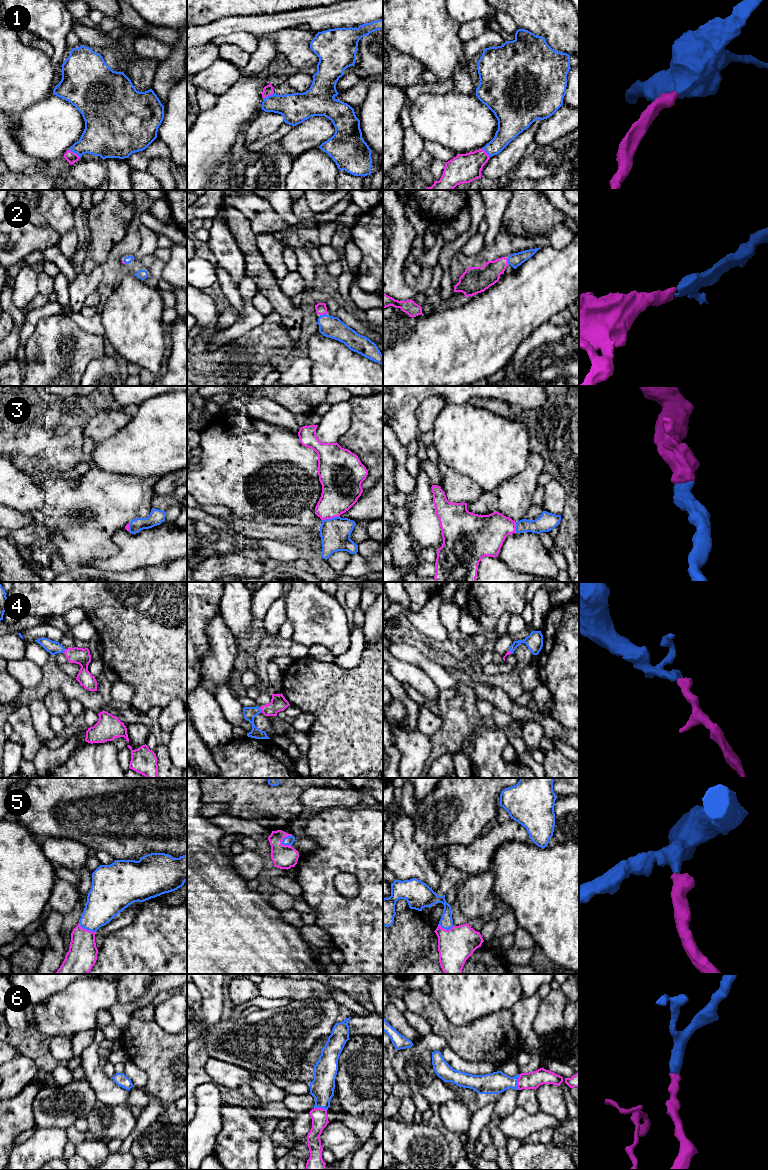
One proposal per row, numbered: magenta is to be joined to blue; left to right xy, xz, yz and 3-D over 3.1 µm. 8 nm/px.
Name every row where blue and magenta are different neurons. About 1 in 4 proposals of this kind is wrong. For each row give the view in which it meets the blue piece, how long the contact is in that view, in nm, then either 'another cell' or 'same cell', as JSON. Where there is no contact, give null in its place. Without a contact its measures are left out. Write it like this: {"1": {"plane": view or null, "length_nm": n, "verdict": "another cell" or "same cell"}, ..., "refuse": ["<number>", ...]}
{"1": {"plane": "xy", "length_nm": 120, "verdict": "same cell"}, "2": {"plane": "xz", "length_nm": 60, "verdict": "same cell"}, "3": {"plane": "xz", "length_nm": 150, "verdict": "same cell"}, "4": {"plane": "xz", "length_nm": 50, "verdict": "same cell"}, "5": {"plane": "xz", "length_nm": 120, "verdict": "same cell"}, "6": {"plane": "yz", "length_nm": 130, "verdict": "same cell"}, "refuse": []}

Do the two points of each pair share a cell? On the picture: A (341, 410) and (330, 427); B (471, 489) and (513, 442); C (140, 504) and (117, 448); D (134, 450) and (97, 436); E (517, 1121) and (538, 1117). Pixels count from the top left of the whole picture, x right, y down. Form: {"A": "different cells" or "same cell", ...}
{"A": "same cell", "B": "different cells", "C": "different cells", "D": "different cells", "E": "same cell"}

